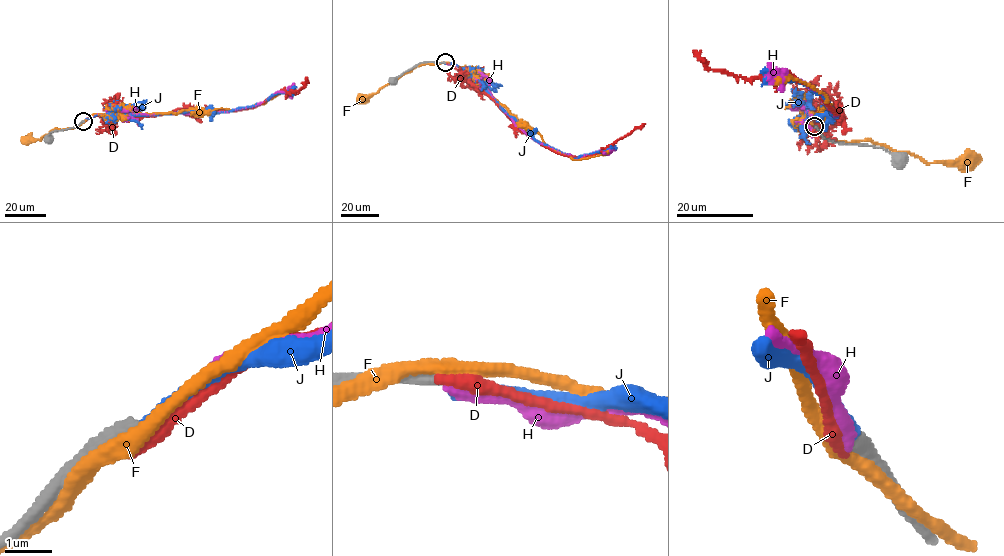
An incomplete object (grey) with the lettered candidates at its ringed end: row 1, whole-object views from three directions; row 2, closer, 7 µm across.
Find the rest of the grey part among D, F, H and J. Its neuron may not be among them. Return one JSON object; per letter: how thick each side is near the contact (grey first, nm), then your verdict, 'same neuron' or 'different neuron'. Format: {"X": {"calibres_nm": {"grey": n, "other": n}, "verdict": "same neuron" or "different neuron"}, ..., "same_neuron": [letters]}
{"D": {"calibres_nm": {"grey": 380, "other": 360}, "verdict": "different neuron"}, "F": {"calibres_nm": {"grey": 280, "other": 320}, "verdict": "different neuron"}, "H": {"calibres_nm": {"grey": 360, "other": 240}, "verdict": "different neuron"}, "J": {"calibres_nm": {"grey": 380, "other": 280}, "verdict": "different neuron"}, "same_neuron": []}

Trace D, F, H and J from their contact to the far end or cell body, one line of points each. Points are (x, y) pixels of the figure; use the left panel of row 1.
D: (83, 121), (95, 115), (154, 116), (191, 107), (240, 110), (262, 104), (282, 90), (299, 90), (307, 77)
F: (81, 122), (75, 127), (55, 128), (40, 139), (24, 140)
H: (83, 121), (97, 114), (227, 112), (256, 105), (278, 92), (285, 92), (293, 83)
J: (83, 121), (97, 115), (232, 110), (256, 105), (280, 92), (291, 93), (295, 86)

